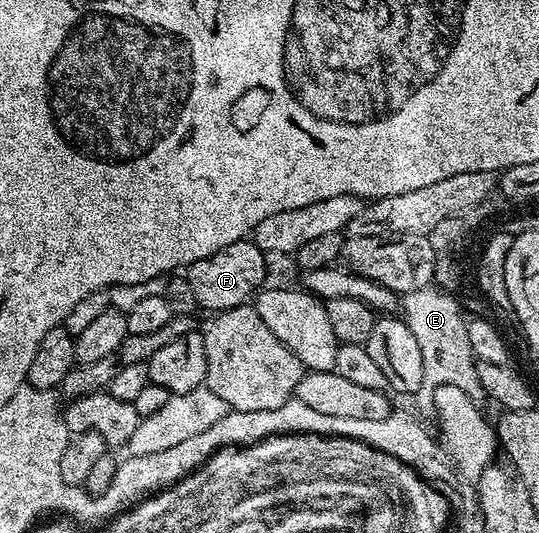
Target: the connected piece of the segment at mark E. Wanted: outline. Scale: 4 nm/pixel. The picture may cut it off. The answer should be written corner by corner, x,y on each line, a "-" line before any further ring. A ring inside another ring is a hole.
437,286
421,288
405,293
400,300
400,316
420,346
420,358
424,358
424,372
430,372
430,380
450,380
450,386
460,386
473,400
481,401
484,393
478,377
472,342
468,342
467,317
455,297

